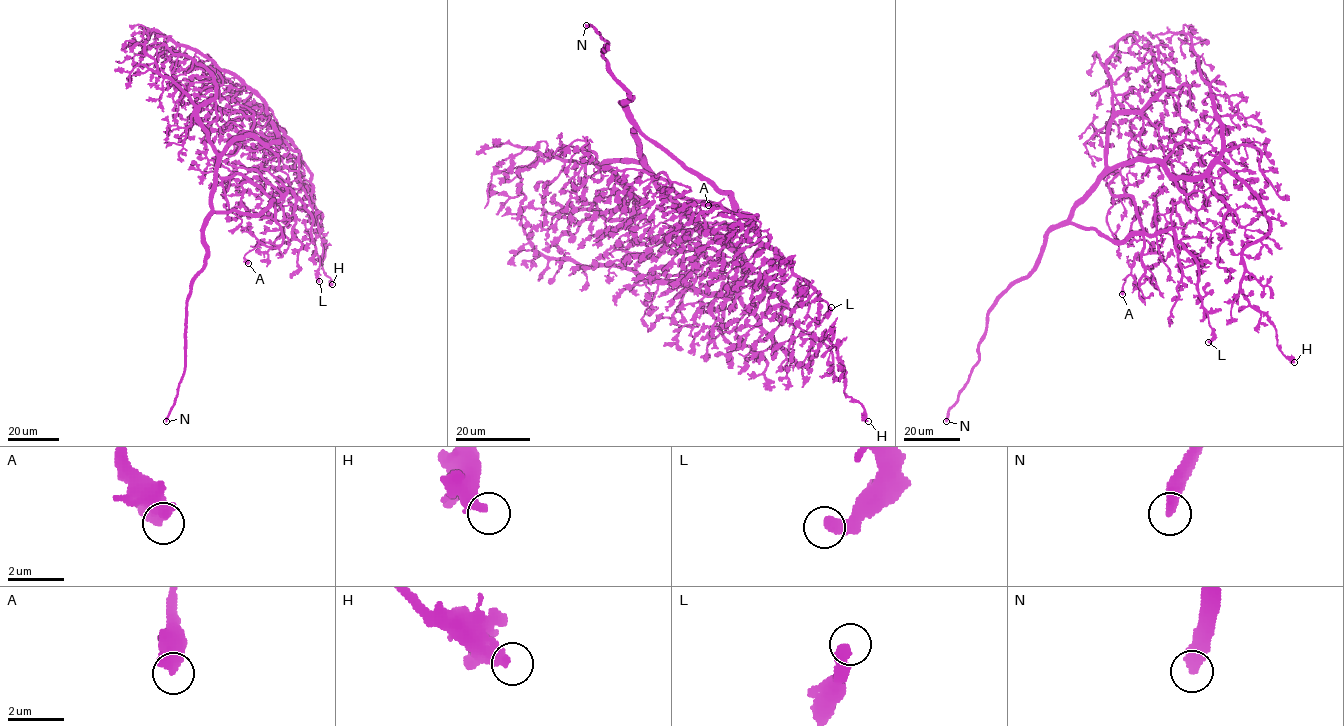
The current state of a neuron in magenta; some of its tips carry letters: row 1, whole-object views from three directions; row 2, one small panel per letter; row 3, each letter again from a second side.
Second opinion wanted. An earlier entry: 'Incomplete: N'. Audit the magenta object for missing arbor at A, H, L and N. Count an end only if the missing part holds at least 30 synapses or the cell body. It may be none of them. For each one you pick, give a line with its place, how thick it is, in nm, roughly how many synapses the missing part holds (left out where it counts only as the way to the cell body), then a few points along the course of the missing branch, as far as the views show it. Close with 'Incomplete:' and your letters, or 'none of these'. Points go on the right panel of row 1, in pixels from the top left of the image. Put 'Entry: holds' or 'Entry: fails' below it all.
N: Place: (946, 421). Thickness 460 nm. Course of what is missing: (946, 421), (939, 424), (915, 403), (914, 410), (944, 418), (944, 413), (946, 418)
Incomplete: N
Entry: holds

